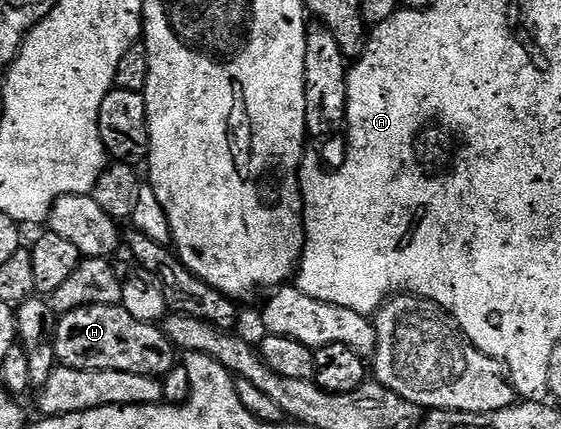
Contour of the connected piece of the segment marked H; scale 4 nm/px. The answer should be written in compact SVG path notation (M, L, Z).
M88 306L75 312L67 312L57 319L53 331L53 347L60 365L76 370L110 370L111 372L135 372L135 376L151 376L162 379L173 366L178 365L179 354L172 342L165 337L160 325L135 320L131 312L120 306Z

